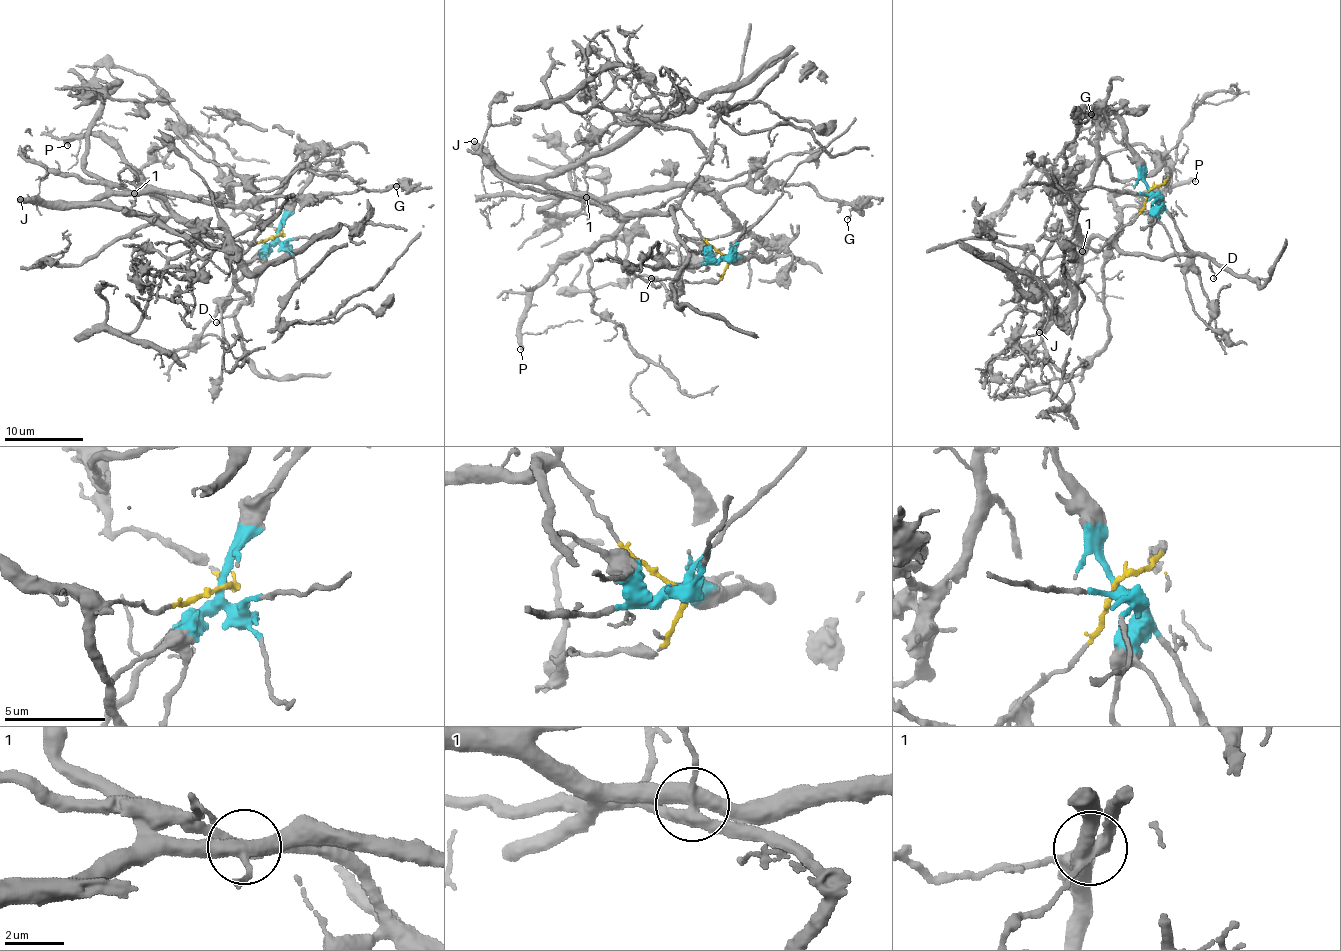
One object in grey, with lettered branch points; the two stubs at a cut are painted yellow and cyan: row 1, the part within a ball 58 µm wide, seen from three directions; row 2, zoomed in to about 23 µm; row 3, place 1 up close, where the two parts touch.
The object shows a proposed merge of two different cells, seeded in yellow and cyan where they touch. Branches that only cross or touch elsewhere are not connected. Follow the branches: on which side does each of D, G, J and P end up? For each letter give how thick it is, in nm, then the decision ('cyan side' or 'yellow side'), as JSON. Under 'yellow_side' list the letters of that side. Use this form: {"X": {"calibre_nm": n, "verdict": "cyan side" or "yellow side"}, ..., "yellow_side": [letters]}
{"D": {"calibre_nm": 170, "verdict": "yellow side"}, "G": {"calibre_nm": 120, "verdict": "cyan side"}, "J": {"calibre_nm": 550, "verdict": "cyan side"}, "P": {"calibre_nm": 280, "verdict": "yellow side"}, "yellow_side": ["D", "P"]}

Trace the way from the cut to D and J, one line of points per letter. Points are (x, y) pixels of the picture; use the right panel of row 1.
D: (1151, 192), (1133, 221), (1124, 224), (1113, 240), (1125, 252), (1160, 257), (1203, 254), (1209, 262), (1213, 279)
J: (1151, 192), (1124, 124), (1102, 111), (1097, 170), (1077, 203), (1083, 265), (1075, 299), (1039, 333)

